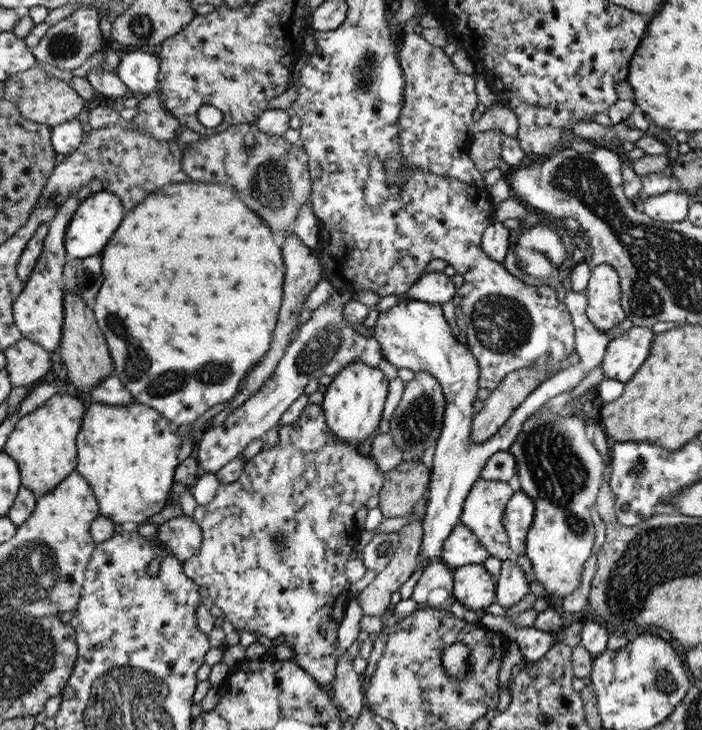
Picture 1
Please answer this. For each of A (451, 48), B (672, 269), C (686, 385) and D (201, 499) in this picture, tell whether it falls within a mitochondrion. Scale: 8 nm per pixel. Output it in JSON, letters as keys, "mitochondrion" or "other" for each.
{"A":"other","B":"mitochondrion","C":"other","D":"other"}

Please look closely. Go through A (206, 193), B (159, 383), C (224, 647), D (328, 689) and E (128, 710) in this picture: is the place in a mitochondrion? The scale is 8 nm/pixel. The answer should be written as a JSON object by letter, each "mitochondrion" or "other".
{"A":"other","B":"mitochondrion","C":"other","D":"other","E":"mitochondrion"}

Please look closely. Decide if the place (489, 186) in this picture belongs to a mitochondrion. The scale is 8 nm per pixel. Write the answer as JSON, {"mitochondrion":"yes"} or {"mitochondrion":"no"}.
{"mitochondrion":"no"}

